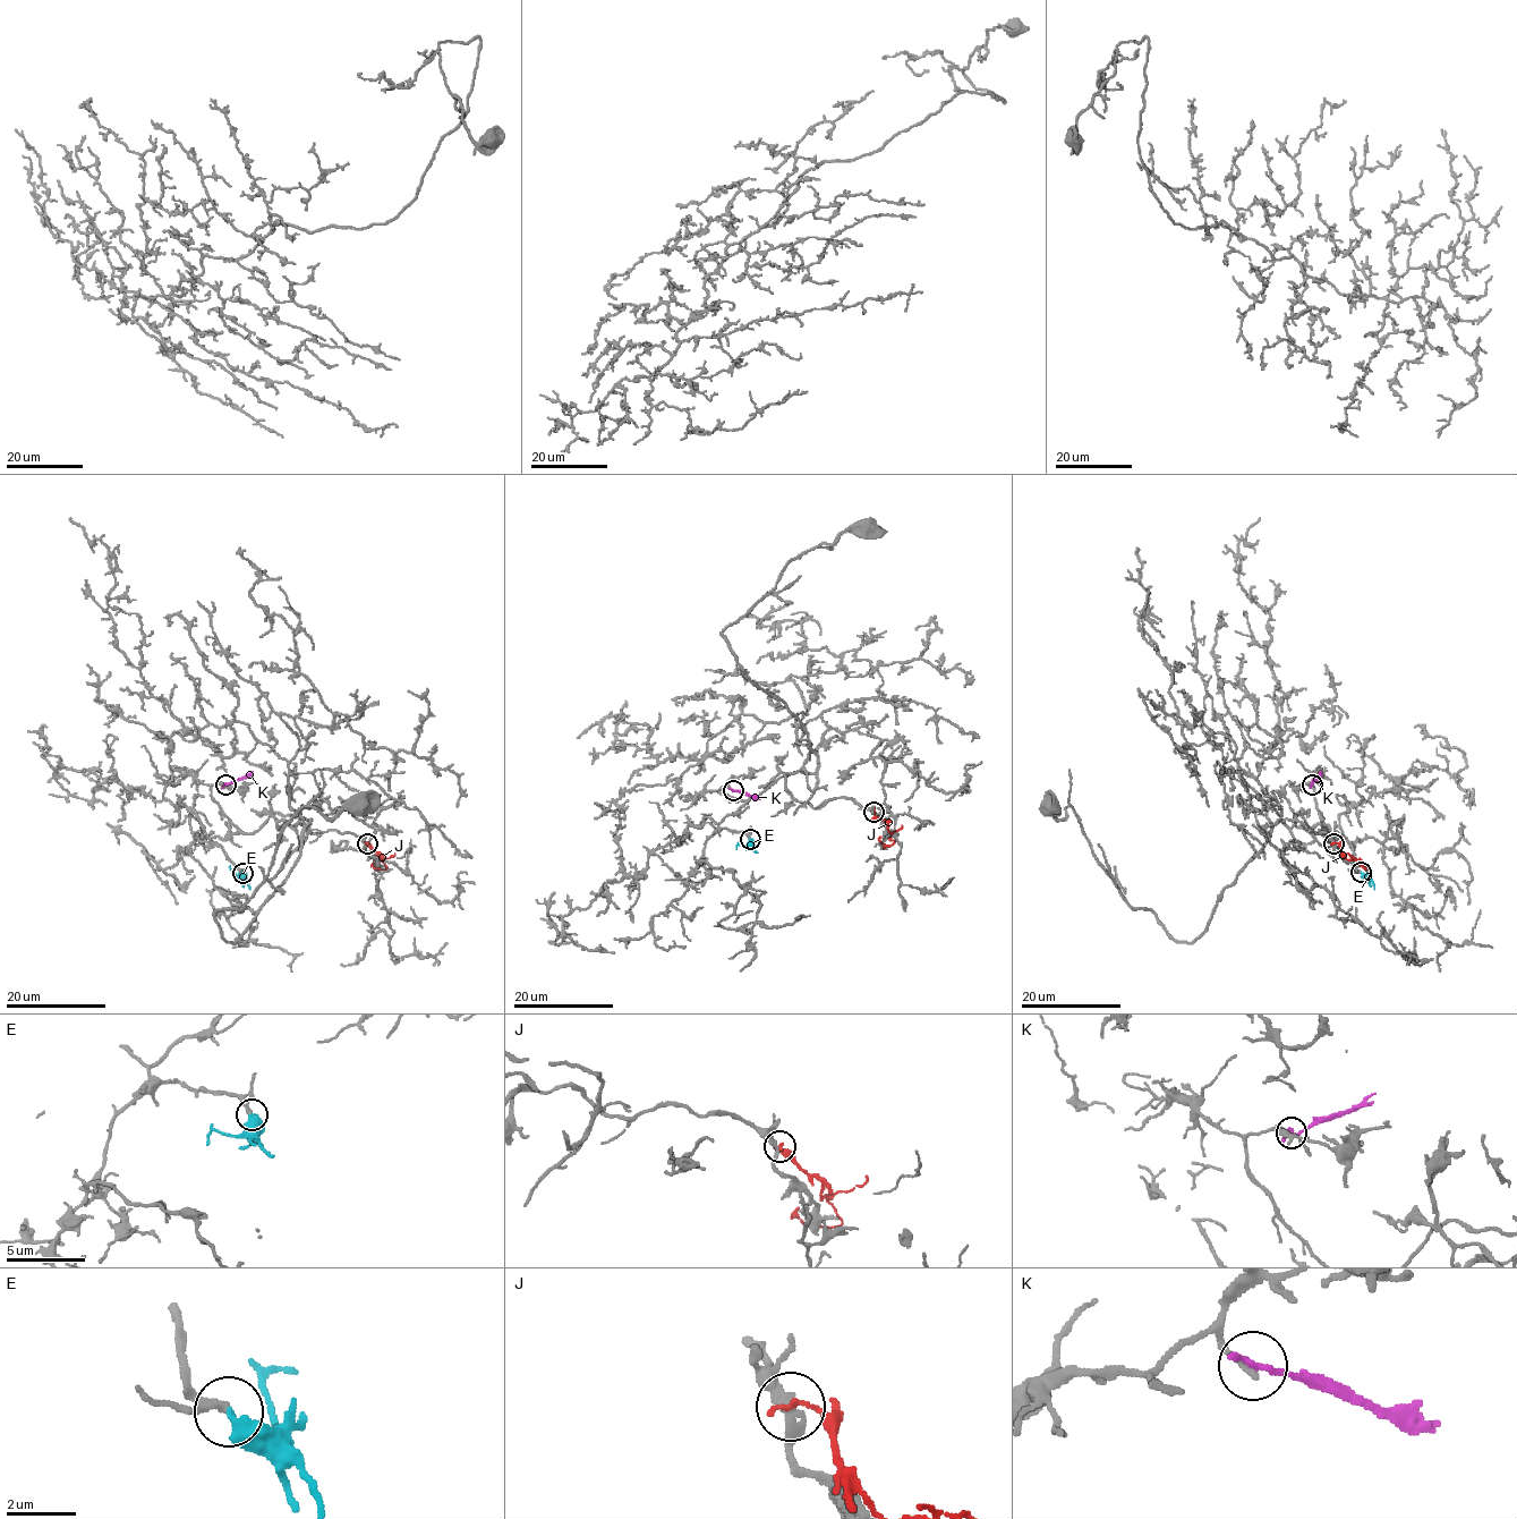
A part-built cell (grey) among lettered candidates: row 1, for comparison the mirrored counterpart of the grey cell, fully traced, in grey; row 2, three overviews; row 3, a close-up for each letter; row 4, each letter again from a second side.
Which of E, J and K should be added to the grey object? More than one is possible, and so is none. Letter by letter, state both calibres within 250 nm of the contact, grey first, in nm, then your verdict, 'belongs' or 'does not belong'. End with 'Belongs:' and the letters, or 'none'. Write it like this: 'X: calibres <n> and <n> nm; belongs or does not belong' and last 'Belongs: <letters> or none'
E: calibres 180 and 460 nm; belongs
J: calibres 260 and 160 nm; does not belong
K: calibres 150 and 240 nm; does not belong
Belongs: E

